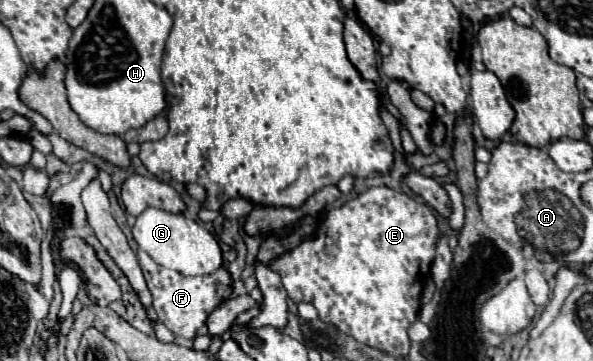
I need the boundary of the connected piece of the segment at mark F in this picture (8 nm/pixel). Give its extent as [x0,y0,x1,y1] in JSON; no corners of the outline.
[137,249,231,339]

